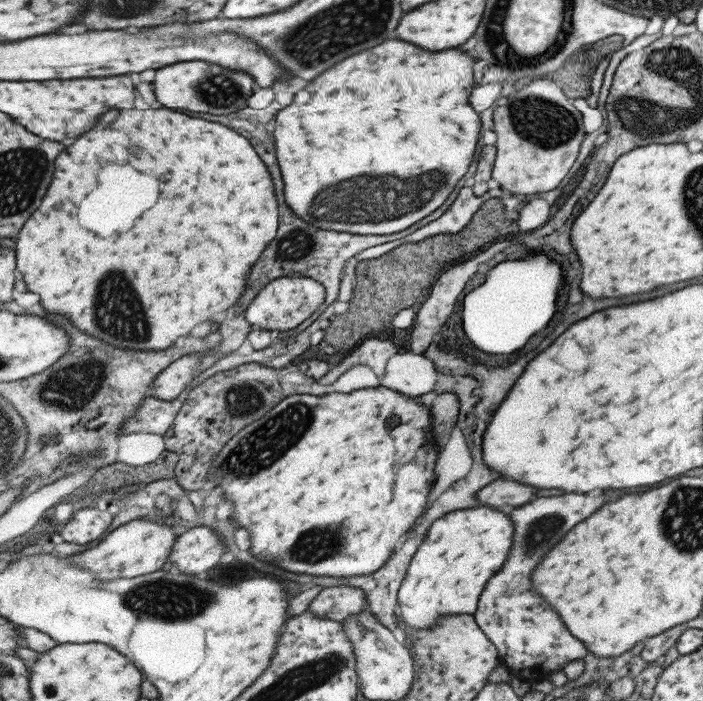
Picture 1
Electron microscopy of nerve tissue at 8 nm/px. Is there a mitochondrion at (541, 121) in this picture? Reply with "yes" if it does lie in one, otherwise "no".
yes

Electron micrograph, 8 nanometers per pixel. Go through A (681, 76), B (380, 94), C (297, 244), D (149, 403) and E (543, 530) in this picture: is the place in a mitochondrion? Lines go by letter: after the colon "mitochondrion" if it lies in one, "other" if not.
A: mitochondrion
B: other
C: mitochondrion
D: other
E: mitochondrion

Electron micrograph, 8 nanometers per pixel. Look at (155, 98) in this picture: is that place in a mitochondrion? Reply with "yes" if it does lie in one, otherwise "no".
no

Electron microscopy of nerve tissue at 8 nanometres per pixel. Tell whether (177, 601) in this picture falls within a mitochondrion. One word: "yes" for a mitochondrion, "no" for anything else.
yes

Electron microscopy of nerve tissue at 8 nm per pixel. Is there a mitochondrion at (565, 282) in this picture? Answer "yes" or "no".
no

